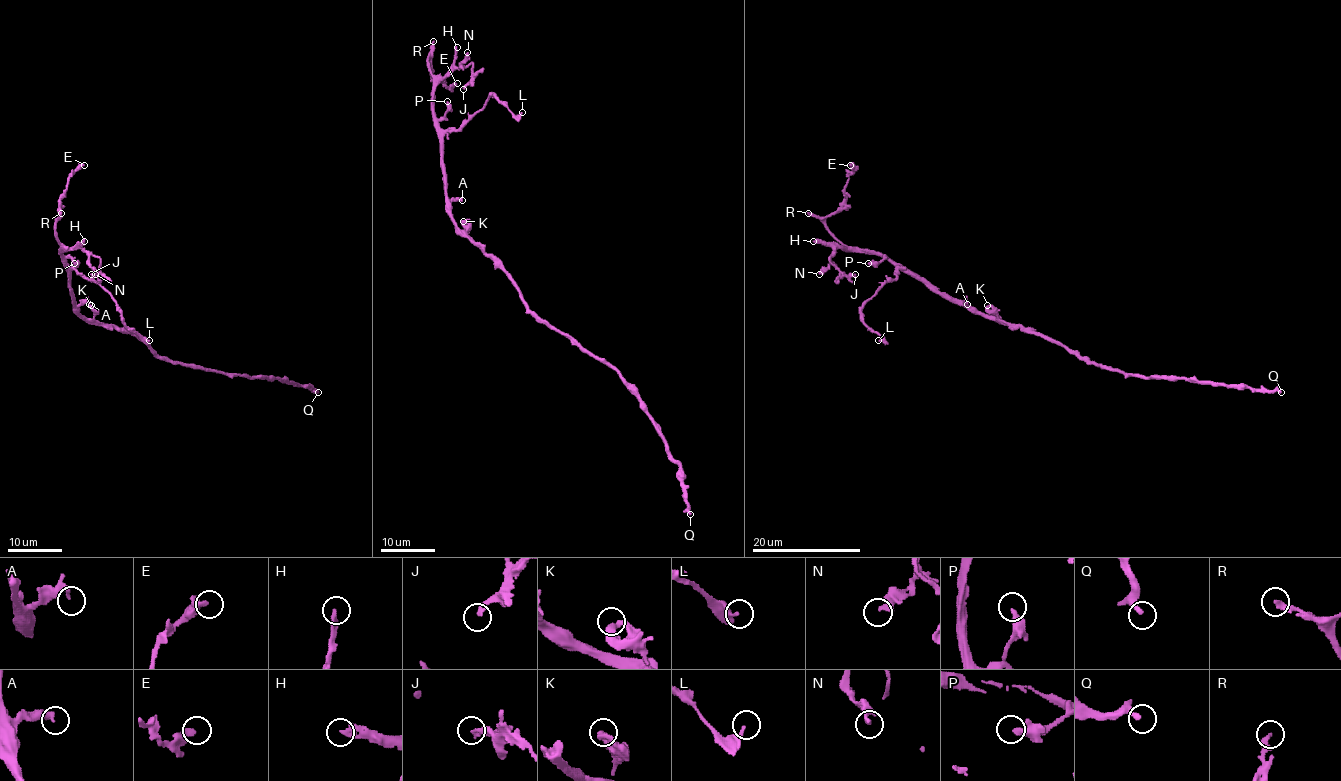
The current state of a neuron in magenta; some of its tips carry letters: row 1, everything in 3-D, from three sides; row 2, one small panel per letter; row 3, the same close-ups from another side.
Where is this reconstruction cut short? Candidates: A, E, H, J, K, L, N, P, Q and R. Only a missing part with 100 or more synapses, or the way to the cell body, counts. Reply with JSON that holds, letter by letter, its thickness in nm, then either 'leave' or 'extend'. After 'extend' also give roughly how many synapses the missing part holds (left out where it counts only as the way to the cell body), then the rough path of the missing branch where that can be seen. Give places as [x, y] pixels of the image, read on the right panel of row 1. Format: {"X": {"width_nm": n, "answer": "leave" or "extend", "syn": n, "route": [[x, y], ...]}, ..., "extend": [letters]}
{"A": {"width_nm": 140, "answer": "leave"}, "E": {"width_nm": 320, "answer": "leave"}, "H": {"width_nm": 240, "answer": "extend", "syn": 150, "route": [[813, 241], [793, 238], [772, 219], [793, 187], [805, 174], [824, 168]]}, "J": {"width_nm": 170, "answer": "leave"}, "K": {"width_nm": 460, "answer": "leave"}, "L": {"width_nm": 190, "answer": "leave"}, "N": {"width_nm": 260, "answer": "leave"}, "P": {"width_nm": 320, "answer": "leave"}, "Q": {"width_nm": 280, "answer": "leave"}, "R": {"width_nm": 260, "answer": "leave"}, "extend": ["H"]}

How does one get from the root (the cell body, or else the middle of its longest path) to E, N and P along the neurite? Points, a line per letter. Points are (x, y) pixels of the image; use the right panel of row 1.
E: (1031, 332), (949, 301), (878, 255), (846, 248), (827, 228), (825, 218), (844, 198), (850, 165)
N: (1031, 332), (1002, 324), (949, 301), (926, 282), (870, 252), (836, 248), (831, 263), (819, 274)
P: (1031, 332), (1002, 324), (949, 301), (926, 282), (902, 271), (888, 257), (868, 263)

